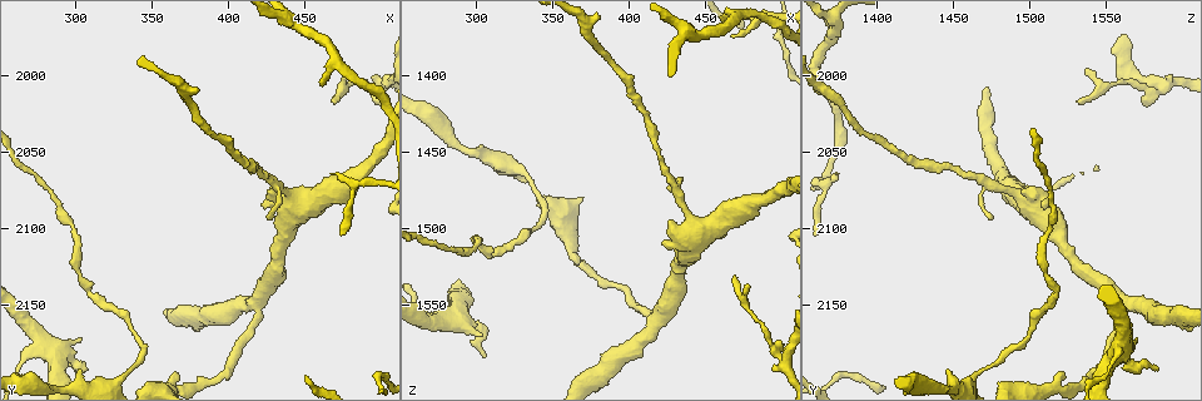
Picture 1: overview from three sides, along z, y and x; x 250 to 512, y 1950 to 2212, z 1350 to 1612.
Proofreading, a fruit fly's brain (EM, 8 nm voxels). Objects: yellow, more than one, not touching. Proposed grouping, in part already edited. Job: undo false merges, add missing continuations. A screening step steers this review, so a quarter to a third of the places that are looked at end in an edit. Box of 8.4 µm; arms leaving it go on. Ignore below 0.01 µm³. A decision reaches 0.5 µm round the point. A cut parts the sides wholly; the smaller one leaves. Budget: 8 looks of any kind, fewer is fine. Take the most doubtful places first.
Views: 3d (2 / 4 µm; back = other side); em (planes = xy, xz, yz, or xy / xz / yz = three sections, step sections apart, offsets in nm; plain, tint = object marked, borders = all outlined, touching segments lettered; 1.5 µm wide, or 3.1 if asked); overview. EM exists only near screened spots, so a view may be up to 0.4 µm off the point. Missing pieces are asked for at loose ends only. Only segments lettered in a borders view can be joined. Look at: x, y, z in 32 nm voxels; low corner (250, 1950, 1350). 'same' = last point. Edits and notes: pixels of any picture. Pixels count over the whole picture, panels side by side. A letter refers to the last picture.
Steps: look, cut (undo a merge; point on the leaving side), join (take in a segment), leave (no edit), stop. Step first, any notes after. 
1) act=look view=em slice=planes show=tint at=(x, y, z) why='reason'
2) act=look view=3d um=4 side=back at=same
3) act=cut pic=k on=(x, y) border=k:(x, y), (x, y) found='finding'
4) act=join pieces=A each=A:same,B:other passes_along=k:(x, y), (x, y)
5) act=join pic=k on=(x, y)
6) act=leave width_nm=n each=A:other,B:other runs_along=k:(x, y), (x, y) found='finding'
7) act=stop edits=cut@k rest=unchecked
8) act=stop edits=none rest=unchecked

act=look view=em slice=xz step=8 show=borders at=(304, 2172, 1570) why='stops while still wide'

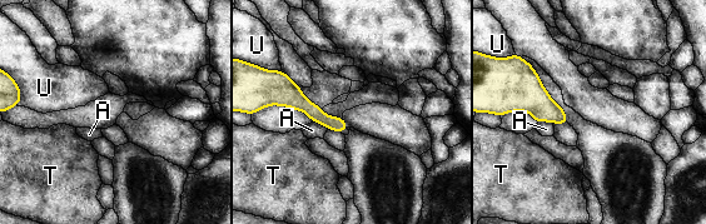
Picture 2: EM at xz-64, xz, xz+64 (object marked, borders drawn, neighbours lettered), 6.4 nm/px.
act=look view=em slice=planes show=borders at=same

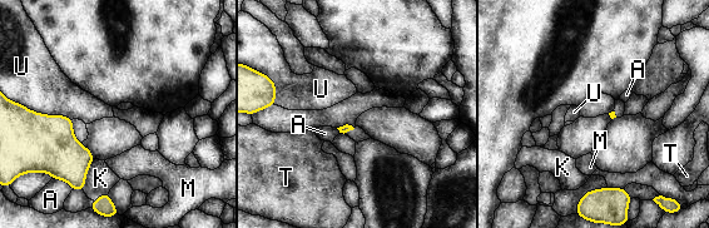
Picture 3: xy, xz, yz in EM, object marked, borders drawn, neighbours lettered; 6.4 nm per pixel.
act=leave each=A:other,K:other,M:other,T:other,U:other found='none of them fits'

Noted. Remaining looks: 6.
act=look view=em slice=planes show=borders at=(468, 2064, 1374) why='branch stops here'

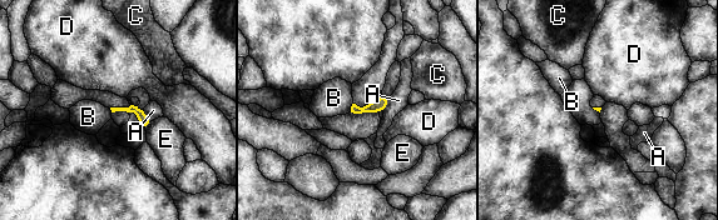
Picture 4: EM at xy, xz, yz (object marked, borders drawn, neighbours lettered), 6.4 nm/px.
act=leave each=A:other,B:other,C:other,D:other,E:other border=4:(352, 103), (350, 111) found='no lettered segment goes on from it'

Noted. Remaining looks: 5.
act=look view=em slice=planes show=borders at=(478, 1996, 1538) why='an open end'

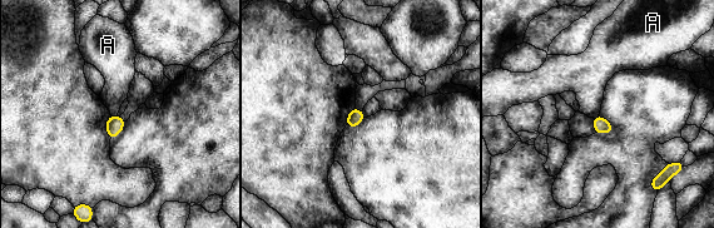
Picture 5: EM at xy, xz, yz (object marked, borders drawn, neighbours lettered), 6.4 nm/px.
act=leave longest_contact=A:50nm each=A:other border=5:(110, 114), (117, 115) found='no lettered segment goes on from it'

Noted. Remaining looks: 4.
act=stop edits=none rest=unchecked

